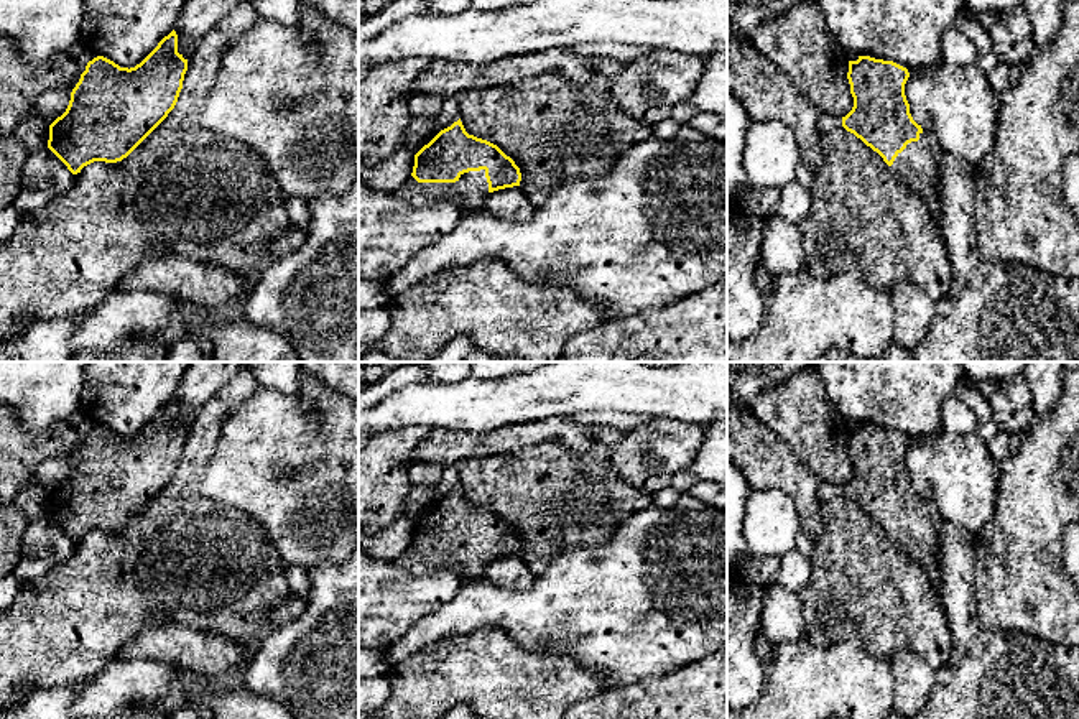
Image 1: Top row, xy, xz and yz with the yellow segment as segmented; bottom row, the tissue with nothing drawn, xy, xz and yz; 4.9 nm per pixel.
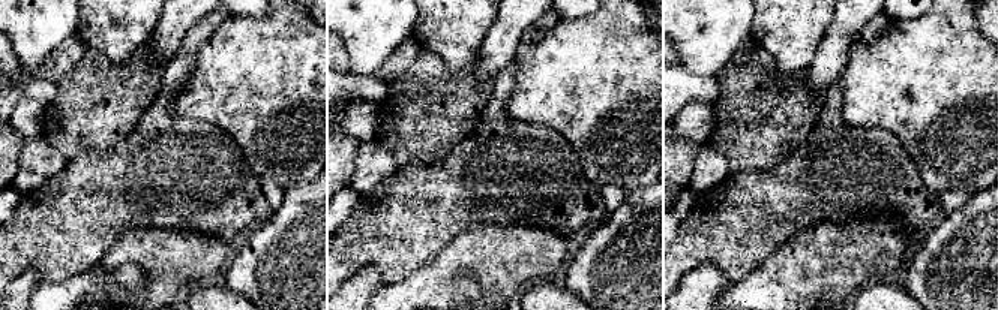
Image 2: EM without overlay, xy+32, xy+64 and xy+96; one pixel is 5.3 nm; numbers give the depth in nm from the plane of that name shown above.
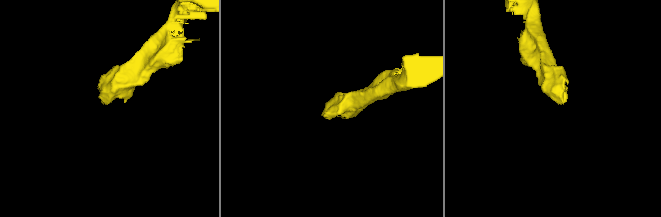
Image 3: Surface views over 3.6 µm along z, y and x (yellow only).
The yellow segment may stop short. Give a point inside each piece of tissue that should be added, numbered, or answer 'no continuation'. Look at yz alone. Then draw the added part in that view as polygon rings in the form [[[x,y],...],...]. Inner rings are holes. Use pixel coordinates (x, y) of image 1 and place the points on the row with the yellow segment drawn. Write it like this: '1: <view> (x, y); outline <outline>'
1: yz (918, 165); outline [[[923,132],[919,140],[908,143],[891,165],[900,181],[924,199],[936,222],[941,220],[939,160],[942,153],[936,140]]]

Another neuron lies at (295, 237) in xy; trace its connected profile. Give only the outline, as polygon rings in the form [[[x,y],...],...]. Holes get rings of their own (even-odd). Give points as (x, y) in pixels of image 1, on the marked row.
[[[291,224],[289,229],[268,242],[263,257],[271,262],[288,257],[289,253],[299,250],[309,235],[309,227],[299,227]]]

